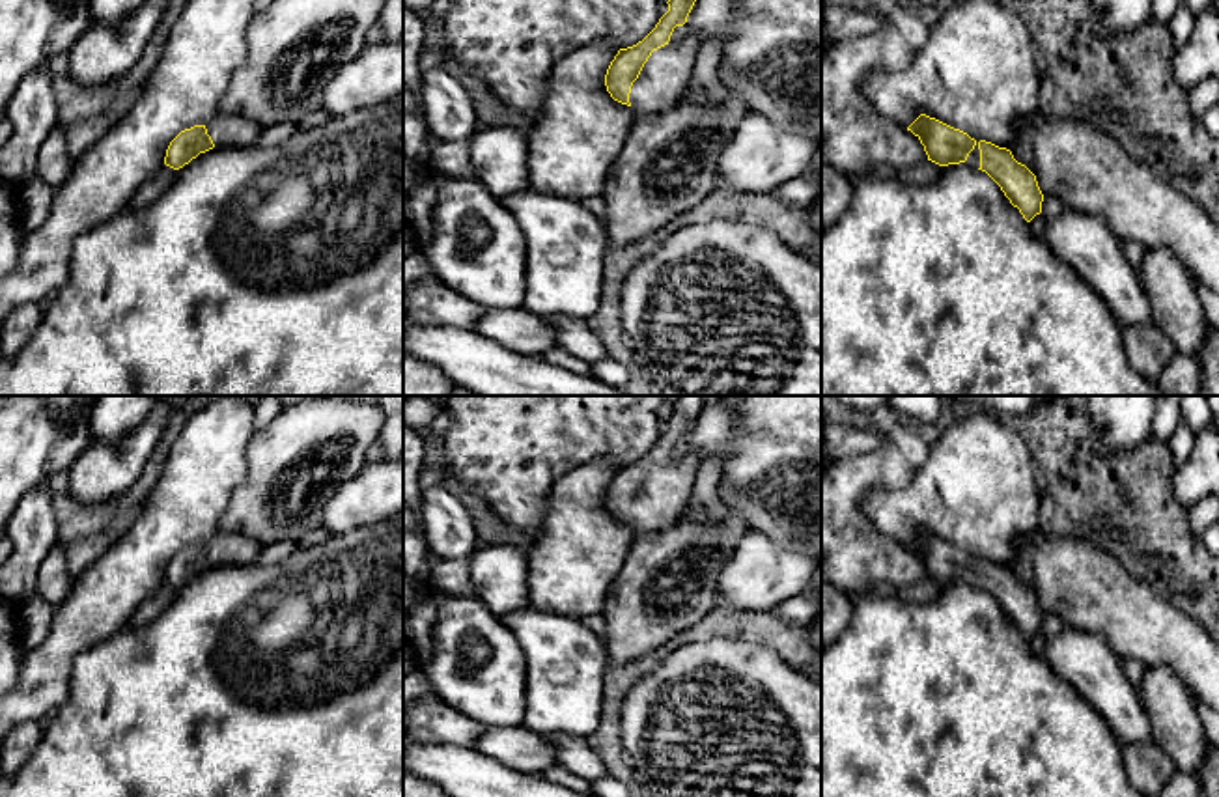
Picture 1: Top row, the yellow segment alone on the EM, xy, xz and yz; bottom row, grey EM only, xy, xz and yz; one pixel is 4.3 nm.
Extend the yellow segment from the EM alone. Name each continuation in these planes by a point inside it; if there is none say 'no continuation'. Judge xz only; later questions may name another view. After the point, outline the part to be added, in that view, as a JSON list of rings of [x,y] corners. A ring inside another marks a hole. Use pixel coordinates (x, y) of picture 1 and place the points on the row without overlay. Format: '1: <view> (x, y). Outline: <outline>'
1: xz (667, 491). Outline: [[[687,454],[652,470],[631,504],[633,536],[646,536],[674,524],[693,500],[698,461]]]

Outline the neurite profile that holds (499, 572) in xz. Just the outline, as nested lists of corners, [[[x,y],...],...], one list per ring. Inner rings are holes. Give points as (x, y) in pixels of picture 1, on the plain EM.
[[[491,543],[472,552],[476,597],[497,616],[530,605],[526,577],[526,554],[515,545]]]

